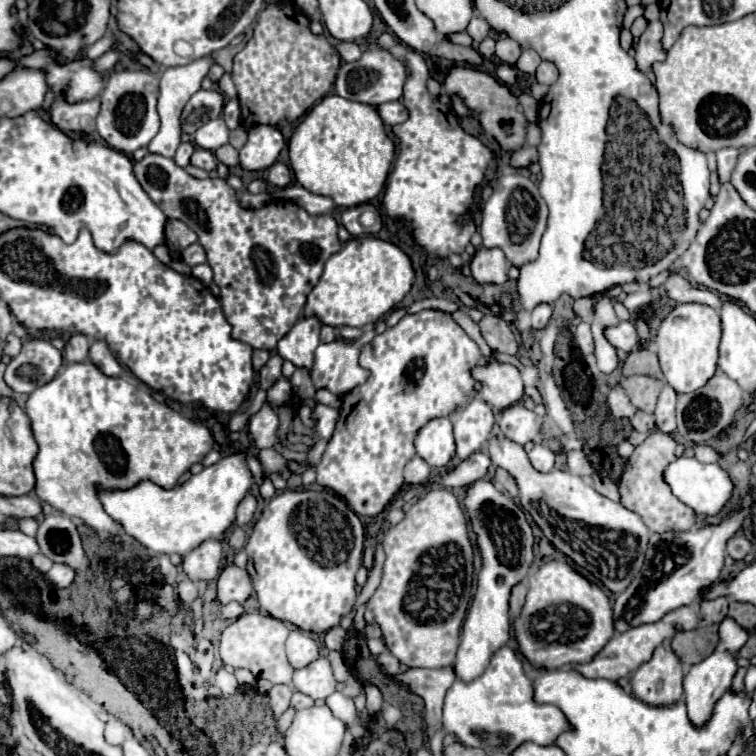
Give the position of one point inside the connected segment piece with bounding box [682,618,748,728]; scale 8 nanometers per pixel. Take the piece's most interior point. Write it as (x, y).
(705, 683)

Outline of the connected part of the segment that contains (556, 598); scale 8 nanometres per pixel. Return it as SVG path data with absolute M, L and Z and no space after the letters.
M566 562L542 564L528 582L526 602L512 626L518 650L534 670L558 670L568 664L590 662L602 650L602 644L614 636L608 596Z

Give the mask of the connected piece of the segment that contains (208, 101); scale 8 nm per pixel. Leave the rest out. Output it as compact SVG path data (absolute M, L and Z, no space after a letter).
M198 90L184 106L180 122L182 122L182 134L194 136L194 132L218 118L222 114L222 106L224 106L224 96L218 90Z

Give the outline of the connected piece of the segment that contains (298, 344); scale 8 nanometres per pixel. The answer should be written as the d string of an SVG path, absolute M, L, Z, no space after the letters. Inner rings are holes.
M300 318L294 328L278 342L276 350L282 360L292 362L296 368L312 370L314 350L320 344L320 324L314 318Z

